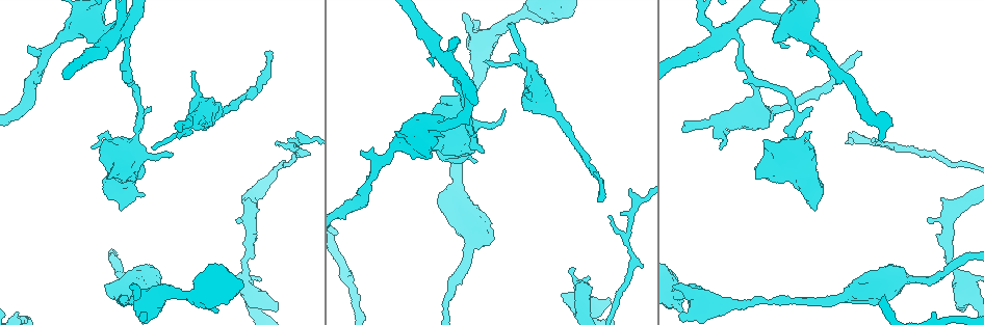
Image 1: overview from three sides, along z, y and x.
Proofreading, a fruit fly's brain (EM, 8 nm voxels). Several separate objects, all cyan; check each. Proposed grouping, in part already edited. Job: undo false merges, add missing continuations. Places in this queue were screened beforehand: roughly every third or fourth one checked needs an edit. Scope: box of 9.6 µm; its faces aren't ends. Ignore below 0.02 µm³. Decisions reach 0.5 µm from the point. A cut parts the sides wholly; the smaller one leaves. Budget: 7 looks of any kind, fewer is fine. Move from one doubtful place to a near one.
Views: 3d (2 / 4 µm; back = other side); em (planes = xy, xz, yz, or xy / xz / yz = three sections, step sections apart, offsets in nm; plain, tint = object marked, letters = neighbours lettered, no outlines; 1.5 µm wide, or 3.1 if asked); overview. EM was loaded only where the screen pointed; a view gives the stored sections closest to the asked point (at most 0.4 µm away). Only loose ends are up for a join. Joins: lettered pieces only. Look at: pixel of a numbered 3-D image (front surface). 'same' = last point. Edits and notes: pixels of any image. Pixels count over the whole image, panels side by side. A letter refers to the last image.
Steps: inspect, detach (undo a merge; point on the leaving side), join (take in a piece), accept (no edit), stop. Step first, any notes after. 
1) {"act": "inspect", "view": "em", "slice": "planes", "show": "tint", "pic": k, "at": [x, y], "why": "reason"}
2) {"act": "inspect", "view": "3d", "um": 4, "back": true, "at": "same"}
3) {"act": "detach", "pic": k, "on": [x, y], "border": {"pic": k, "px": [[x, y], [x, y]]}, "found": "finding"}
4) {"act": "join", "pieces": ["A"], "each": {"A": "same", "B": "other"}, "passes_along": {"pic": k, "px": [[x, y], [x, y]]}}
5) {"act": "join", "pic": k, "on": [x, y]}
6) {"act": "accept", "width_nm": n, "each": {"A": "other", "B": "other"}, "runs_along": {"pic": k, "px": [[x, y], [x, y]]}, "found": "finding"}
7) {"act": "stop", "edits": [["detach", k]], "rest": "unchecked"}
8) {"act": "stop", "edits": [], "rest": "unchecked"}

{"act": "inspect", "view": "em", "slice": "planes", "show": "letters", "pic": 1, "at": [93, 146]}

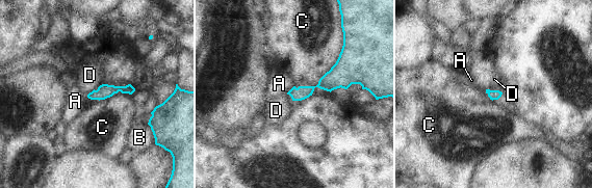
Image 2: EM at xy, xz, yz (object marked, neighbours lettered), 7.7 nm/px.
{"act": "accept", "longest_contact_nm": ["C", 500], "each": {"A": "other", "B": "other", "C": "other", "D": "other"}, "found": "none of them fits"}

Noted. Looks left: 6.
{"act": "inspect", "view": "3d", "um": 2, "pic": 1, "at": [600, 201], "why": "branch stops here"}

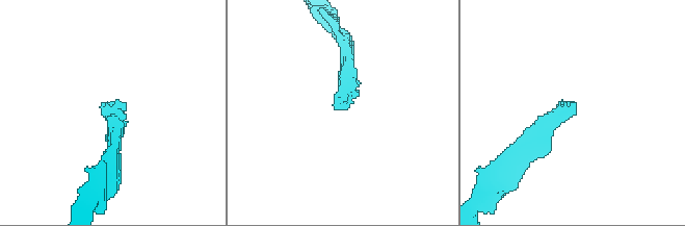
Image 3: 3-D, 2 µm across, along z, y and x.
{"act": "inspect", "view": "em", "slice": "planes", "show": "letters", "pic": 3, "at": [570, 103]}

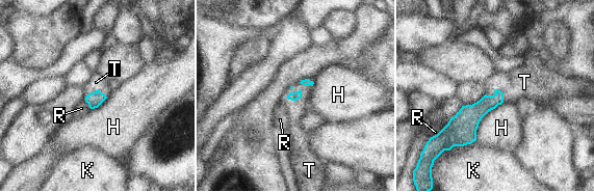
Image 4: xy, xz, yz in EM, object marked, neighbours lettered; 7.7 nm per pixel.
{"act": "join", "pieces": ["T"], "each": {"H": "other", "K": "other", "R": "other", "T": "same"}, "passes_along": {"pic": 4, "px": [[292, 96], [293, 92], [295, 110]]}, "found": "it goes on there"}

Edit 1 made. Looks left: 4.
{"act": "inspect", "view": "overview"}

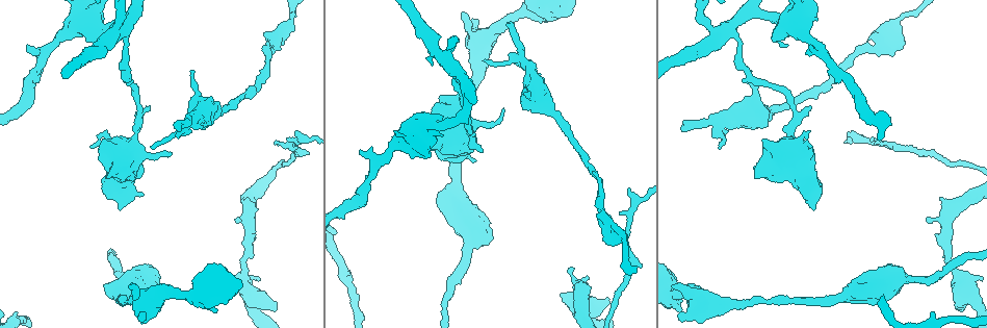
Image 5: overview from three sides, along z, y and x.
{"act": "inspect", "view": "3d", "um": 2, "pic": 5, "at": [927, 218], "why": "an open end"}

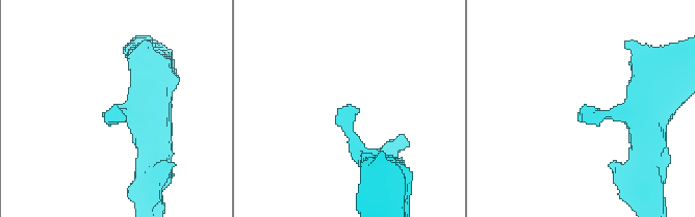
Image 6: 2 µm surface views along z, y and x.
{"act": "inspect", "view": "em", "slice": "planes", "show": "plain", "pic": 6, "at": [584, 118]}

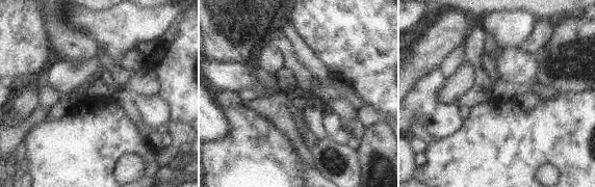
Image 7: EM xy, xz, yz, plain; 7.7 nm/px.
{"act": "inspect", "view": "em", "slice": "planes", "show": "letters", "at": "same"}

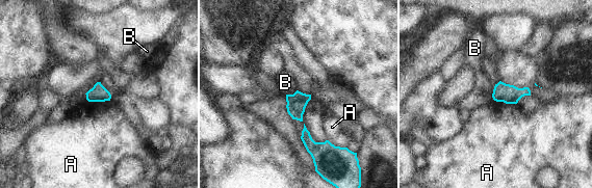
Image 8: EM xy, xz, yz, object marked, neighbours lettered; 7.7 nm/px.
{"act": "accept", "each": {"A": "other", "B": "other"}, "runs_along": {"pic": 8, "px": [[288, 97], [296, 104], [308, 142], [320, 155]]}, "found": "no lettered piece goes on from it"}

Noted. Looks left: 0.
{"act": "stop", "edits": [["join", 4]], "rest": "unchecked"}

